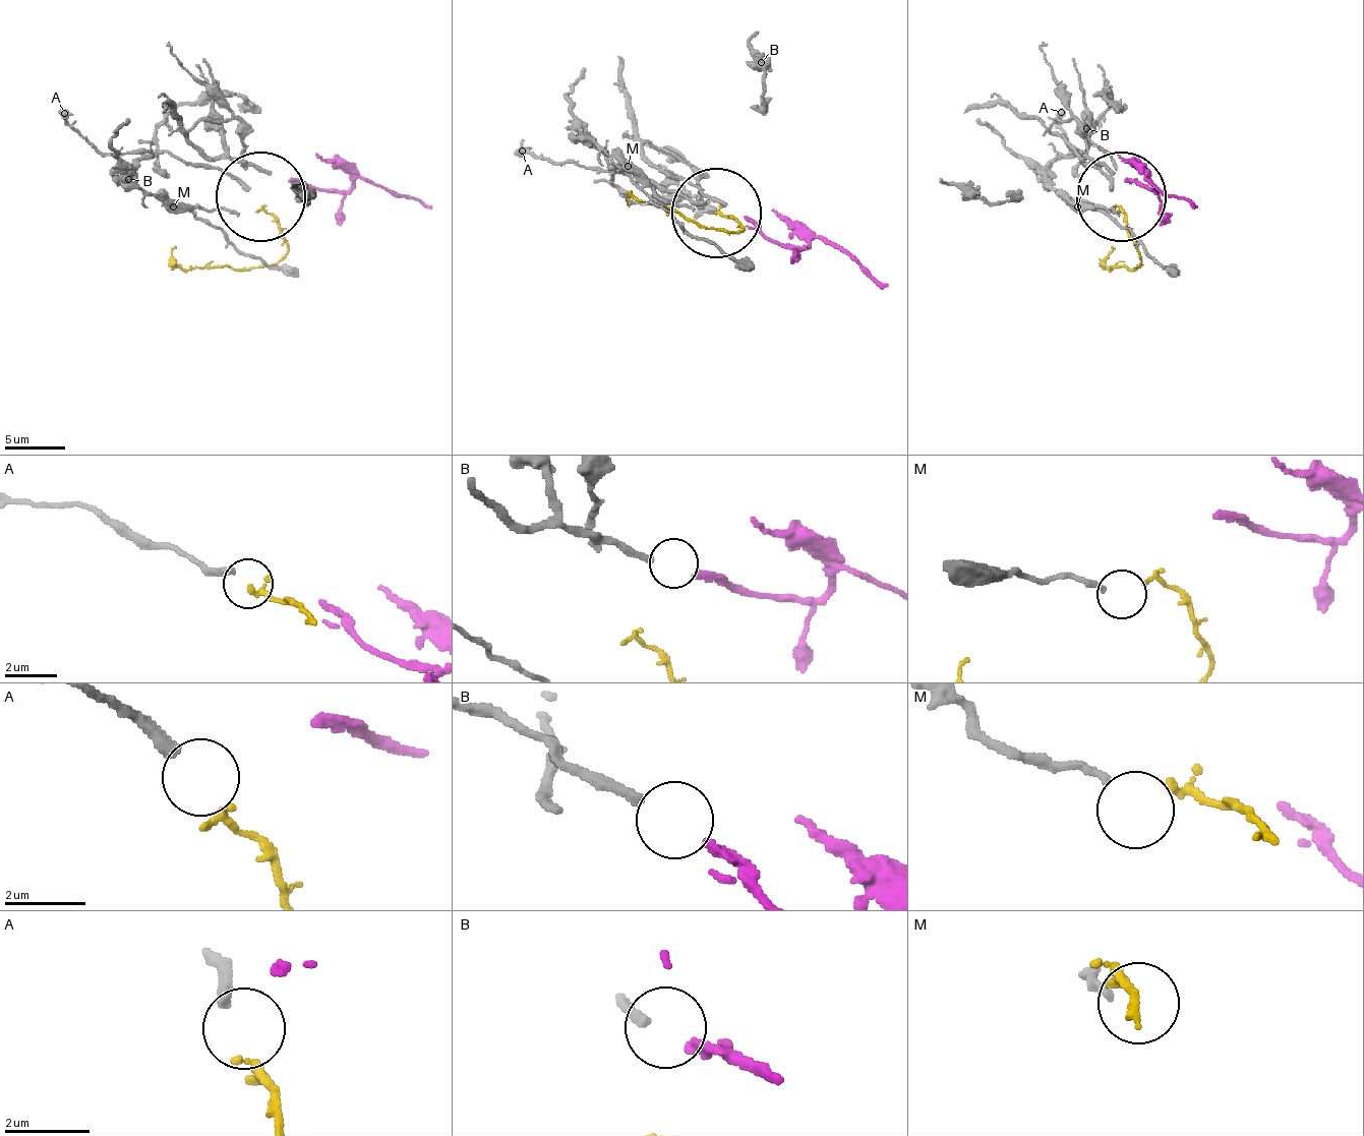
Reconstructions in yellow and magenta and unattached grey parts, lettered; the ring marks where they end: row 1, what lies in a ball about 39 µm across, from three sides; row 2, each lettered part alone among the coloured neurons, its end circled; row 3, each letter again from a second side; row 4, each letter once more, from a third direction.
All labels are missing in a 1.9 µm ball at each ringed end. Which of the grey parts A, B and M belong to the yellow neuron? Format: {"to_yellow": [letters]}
{"to_yellow": ["A"]}

